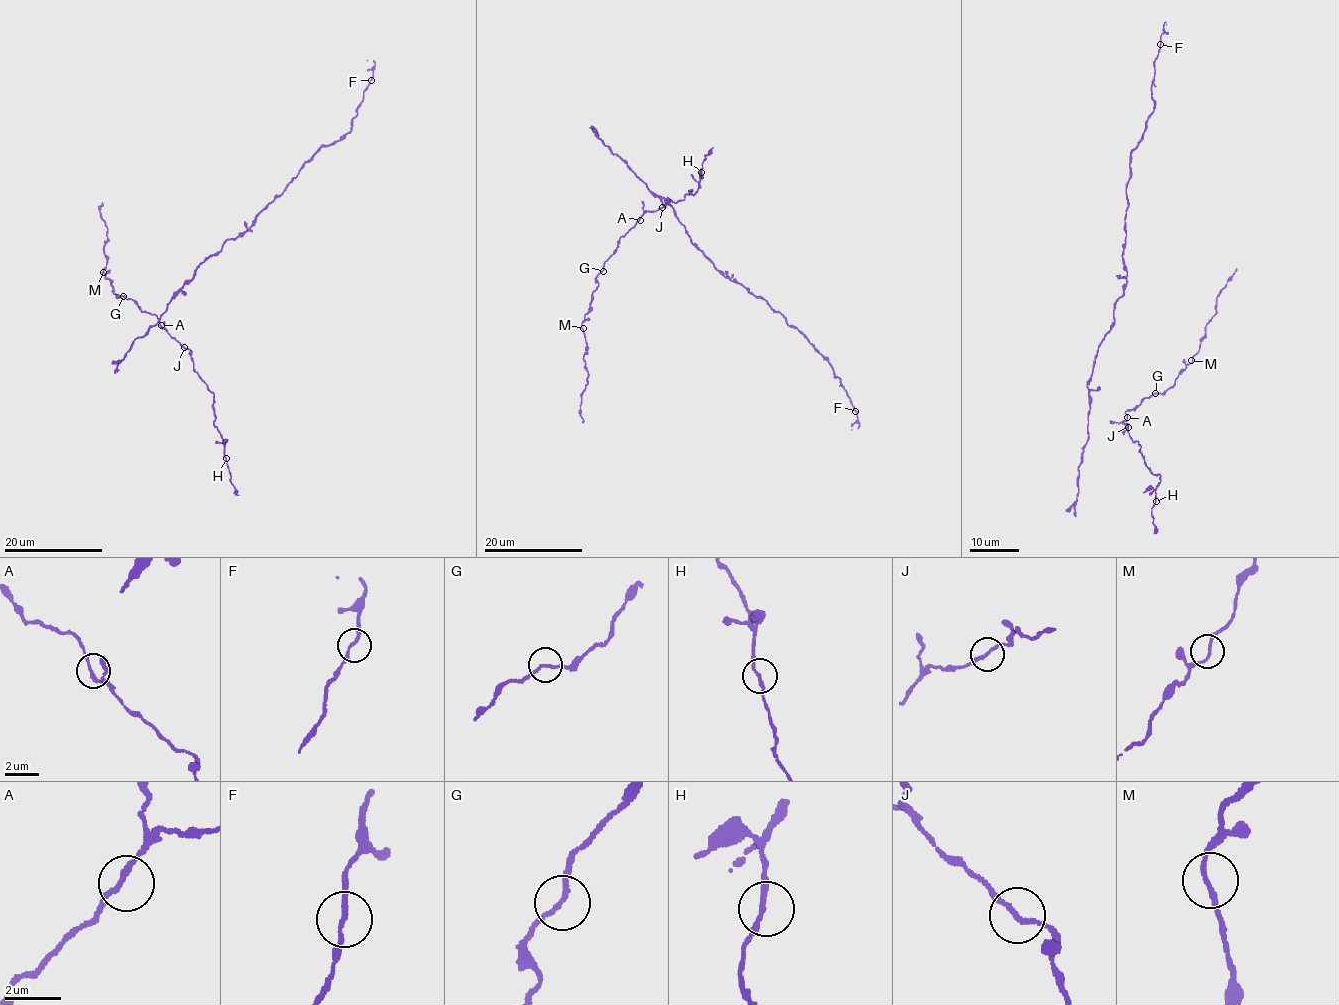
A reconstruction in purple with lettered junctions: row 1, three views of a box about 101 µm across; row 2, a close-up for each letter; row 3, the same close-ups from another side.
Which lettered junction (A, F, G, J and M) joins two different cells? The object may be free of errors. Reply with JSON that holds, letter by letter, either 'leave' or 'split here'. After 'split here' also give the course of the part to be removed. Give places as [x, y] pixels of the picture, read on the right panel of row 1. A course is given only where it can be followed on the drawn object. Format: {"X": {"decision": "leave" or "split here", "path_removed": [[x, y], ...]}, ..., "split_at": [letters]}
{"A": {"decision": "leave"}, "F": {"decision": "leave"}, "G": {"decision": "leave"}, "J": {"decision": "leave"}, "M": {"decision": "leave"}, "split_at": []}

